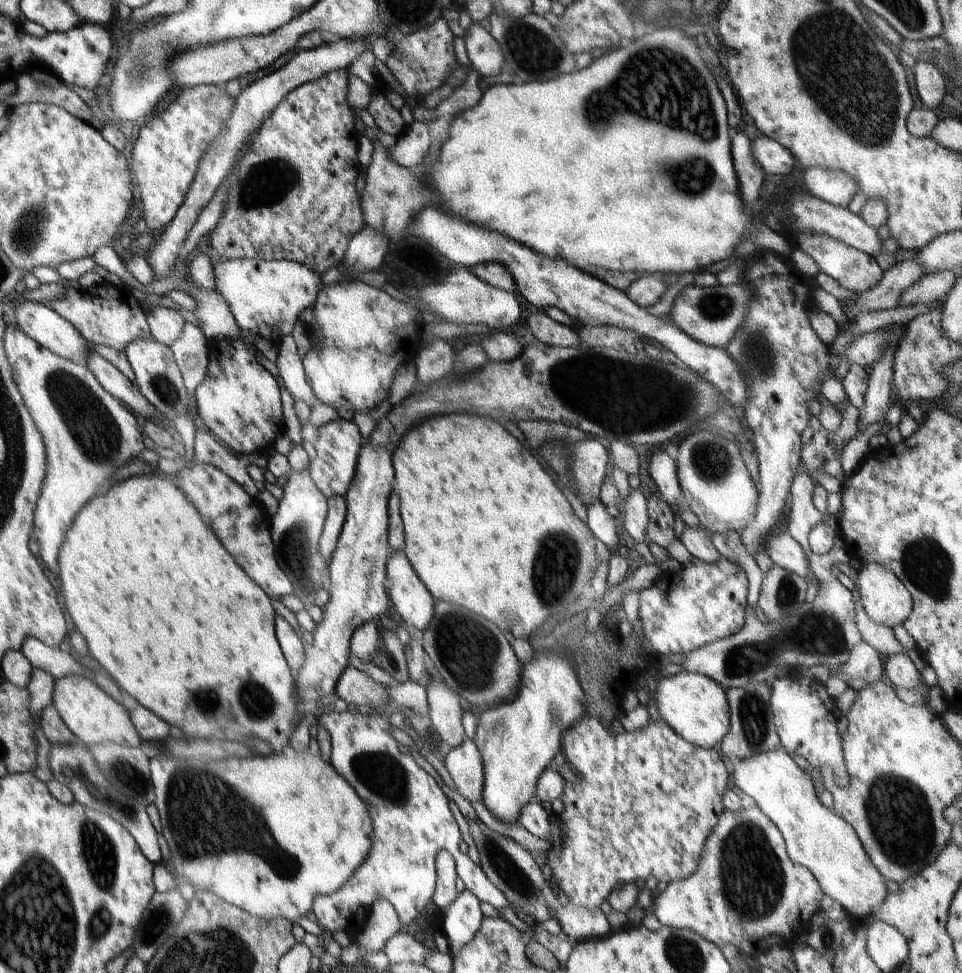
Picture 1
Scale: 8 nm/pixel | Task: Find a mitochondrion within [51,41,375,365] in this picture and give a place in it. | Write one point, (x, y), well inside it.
(277, 173)

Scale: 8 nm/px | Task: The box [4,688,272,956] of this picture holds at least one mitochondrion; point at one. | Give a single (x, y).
(98, 853)

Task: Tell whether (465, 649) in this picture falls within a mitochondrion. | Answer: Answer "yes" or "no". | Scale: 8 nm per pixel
yes

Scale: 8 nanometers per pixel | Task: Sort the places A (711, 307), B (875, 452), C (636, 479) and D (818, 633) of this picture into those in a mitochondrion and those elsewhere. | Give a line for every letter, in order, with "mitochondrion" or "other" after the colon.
A: mitochondrion
B: other
C: other
D: mitochondrion

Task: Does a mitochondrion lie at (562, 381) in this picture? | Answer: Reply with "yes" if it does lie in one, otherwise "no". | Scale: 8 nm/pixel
yes

